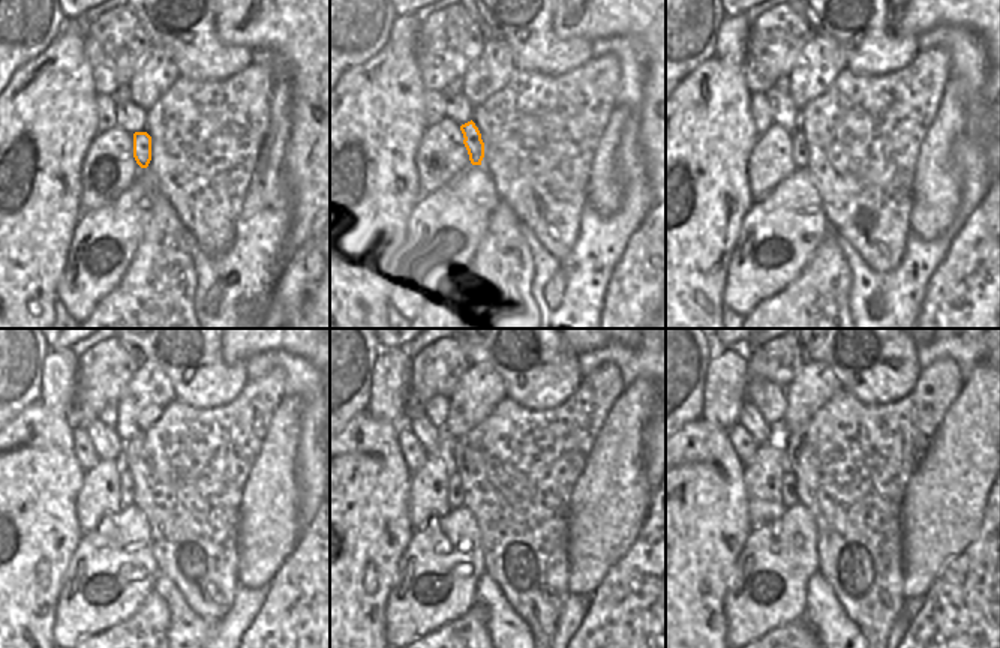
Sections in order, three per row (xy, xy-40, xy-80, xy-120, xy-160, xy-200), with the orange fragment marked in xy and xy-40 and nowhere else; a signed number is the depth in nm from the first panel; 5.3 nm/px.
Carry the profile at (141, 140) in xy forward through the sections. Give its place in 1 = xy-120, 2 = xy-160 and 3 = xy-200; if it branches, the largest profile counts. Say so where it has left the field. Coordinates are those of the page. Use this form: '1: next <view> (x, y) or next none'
1: next xy-120 (126, 482)
2: next xy-160 (455, 488)
3: next xy-200 (789, 497)

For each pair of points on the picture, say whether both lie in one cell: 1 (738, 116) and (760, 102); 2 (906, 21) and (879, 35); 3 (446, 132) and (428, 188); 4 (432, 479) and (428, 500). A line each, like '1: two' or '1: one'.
1: two
2: two
3: one
4: one

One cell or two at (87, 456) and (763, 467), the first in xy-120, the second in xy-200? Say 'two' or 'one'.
two

